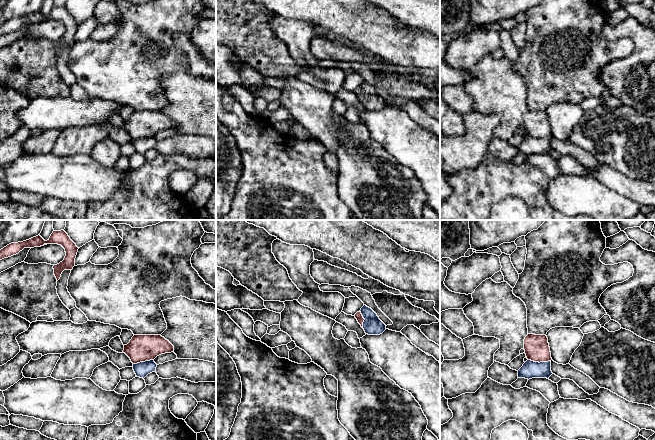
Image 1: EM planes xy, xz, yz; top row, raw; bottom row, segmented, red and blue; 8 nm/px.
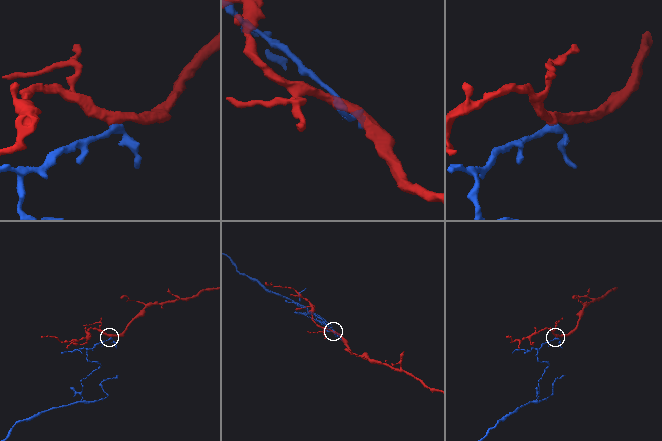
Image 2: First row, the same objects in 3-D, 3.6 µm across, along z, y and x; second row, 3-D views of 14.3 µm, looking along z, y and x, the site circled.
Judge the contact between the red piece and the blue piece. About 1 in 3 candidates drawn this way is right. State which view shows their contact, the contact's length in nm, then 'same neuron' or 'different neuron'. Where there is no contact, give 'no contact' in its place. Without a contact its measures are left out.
contact in yz; length 180 nm; different neuron

